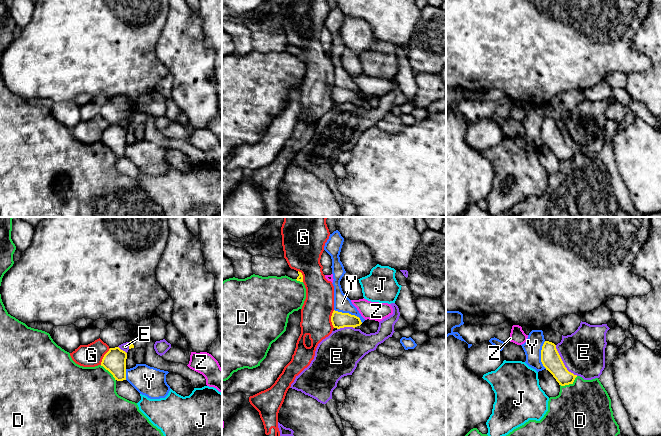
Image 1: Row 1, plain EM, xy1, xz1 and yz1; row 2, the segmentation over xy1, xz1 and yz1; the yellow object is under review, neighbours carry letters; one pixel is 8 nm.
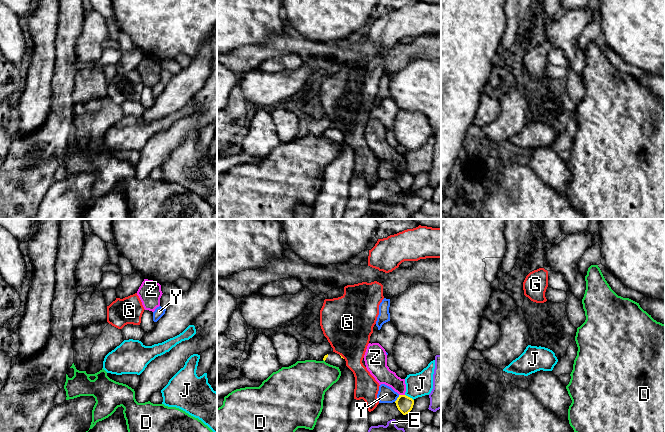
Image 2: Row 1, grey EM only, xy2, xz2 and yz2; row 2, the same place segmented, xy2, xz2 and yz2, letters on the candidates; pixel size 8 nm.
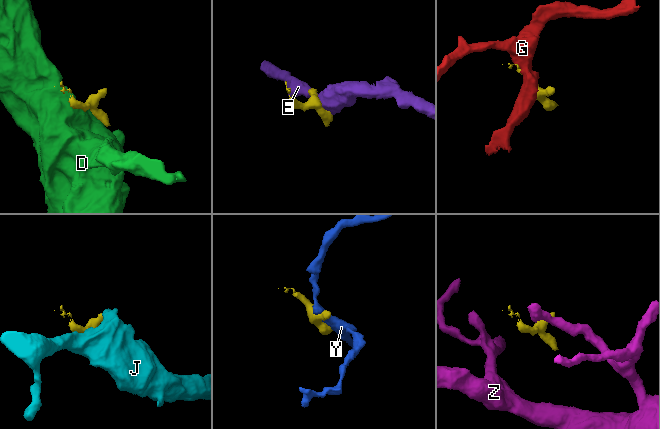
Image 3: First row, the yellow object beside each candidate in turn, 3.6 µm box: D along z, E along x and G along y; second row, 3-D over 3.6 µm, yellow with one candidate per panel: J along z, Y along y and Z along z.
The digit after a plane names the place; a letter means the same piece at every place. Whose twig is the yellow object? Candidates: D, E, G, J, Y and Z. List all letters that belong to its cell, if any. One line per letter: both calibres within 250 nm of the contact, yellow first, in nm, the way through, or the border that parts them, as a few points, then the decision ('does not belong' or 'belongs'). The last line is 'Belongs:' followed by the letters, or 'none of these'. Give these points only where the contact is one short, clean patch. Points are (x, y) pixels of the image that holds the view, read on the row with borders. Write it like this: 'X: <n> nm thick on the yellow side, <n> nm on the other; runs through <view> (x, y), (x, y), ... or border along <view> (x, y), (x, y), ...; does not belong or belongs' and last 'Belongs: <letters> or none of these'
D: 160 nm thick on the yellow side, 440 nm on the other; does not belong
E: 160 nm thick on the yellow side, 360 nm on the other; border along yz1 (555, 345), (564, 366), (577, 375); does not belong
G: 130 nm thick on the yellow side, 240 nm on the other; does not belong
J: 130 nm thick on the yellow side, 190 nm on the other; does not belong
Y: 130 nm thick on the yellow side, 140 nm on the other; does not belong
Z: 130 nm thick on the yellow side, 140 nm on the other; border along xz2 (399, 394), (404, 395); does not belong
Belongs: none of these

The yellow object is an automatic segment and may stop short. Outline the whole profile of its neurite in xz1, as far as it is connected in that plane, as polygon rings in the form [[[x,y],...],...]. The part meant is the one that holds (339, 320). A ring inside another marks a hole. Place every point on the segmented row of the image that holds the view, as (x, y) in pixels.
[[[333,311],[331,316],[331,322],[334,328],[340,329],[344,327],[357,327],[362,324],[359,317],[351,315],[349,313],[342,313]]]

